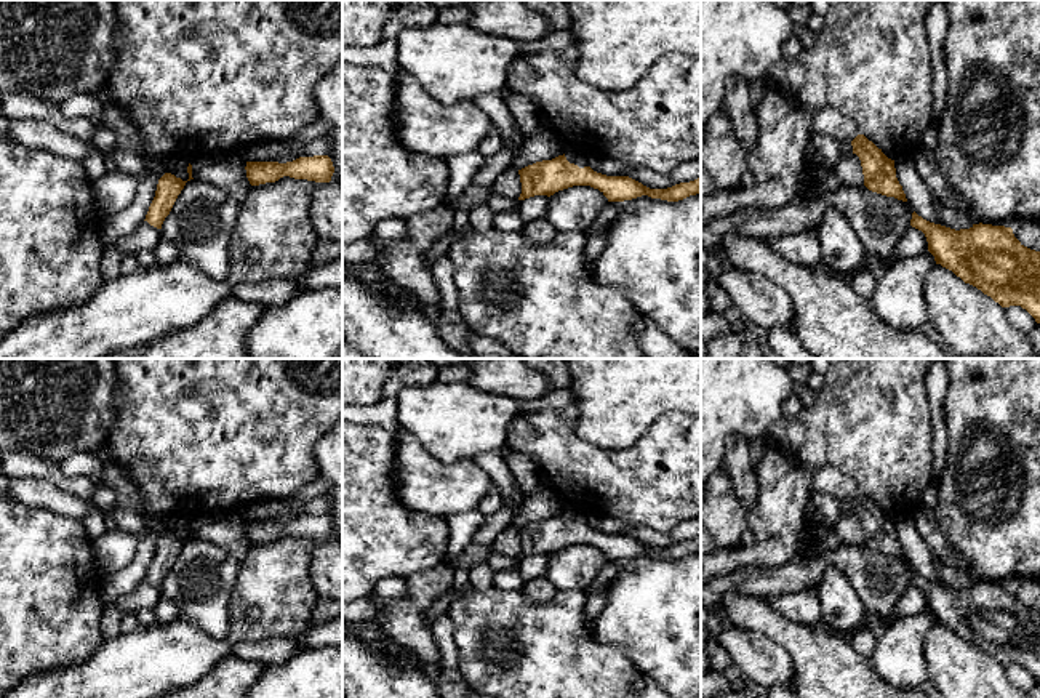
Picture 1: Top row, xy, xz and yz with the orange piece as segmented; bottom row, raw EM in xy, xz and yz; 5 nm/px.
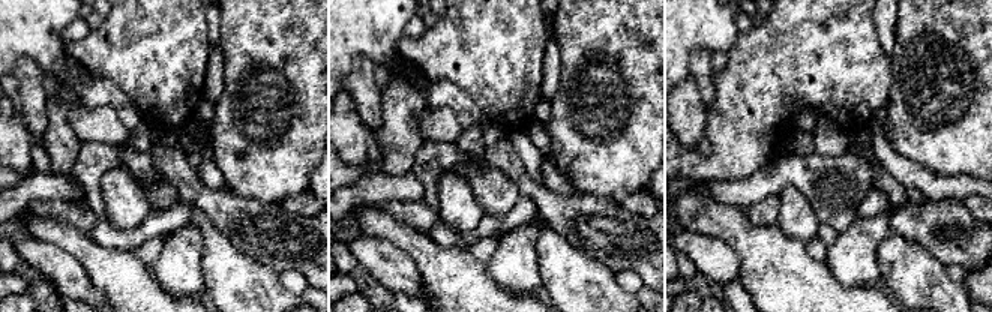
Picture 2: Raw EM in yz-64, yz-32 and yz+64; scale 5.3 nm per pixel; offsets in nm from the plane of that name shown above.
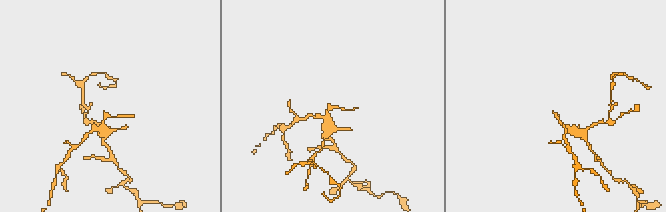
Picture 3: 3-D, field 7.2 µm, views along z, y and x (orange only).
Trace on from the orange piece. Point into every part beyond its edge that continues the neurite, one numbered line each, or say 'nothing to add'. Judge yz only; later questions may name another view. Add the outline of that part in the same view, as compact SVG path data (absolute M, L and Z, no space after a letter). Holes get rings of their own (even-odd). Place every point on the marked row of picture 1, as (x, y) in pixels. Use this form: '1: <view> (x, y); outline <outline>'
1: yz (828, 120); outline M832 107L821 109L813 123L814 134L829 134L835 141L853 141L859 130L856 123Z

